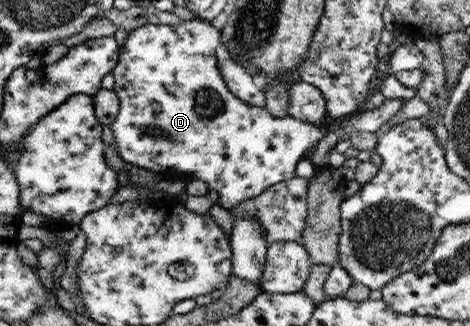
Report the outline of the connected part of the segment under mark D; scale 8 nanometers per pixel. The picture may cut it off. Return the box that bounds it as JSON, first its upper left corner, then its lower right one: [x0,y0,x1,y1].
[110,19,407,209]

